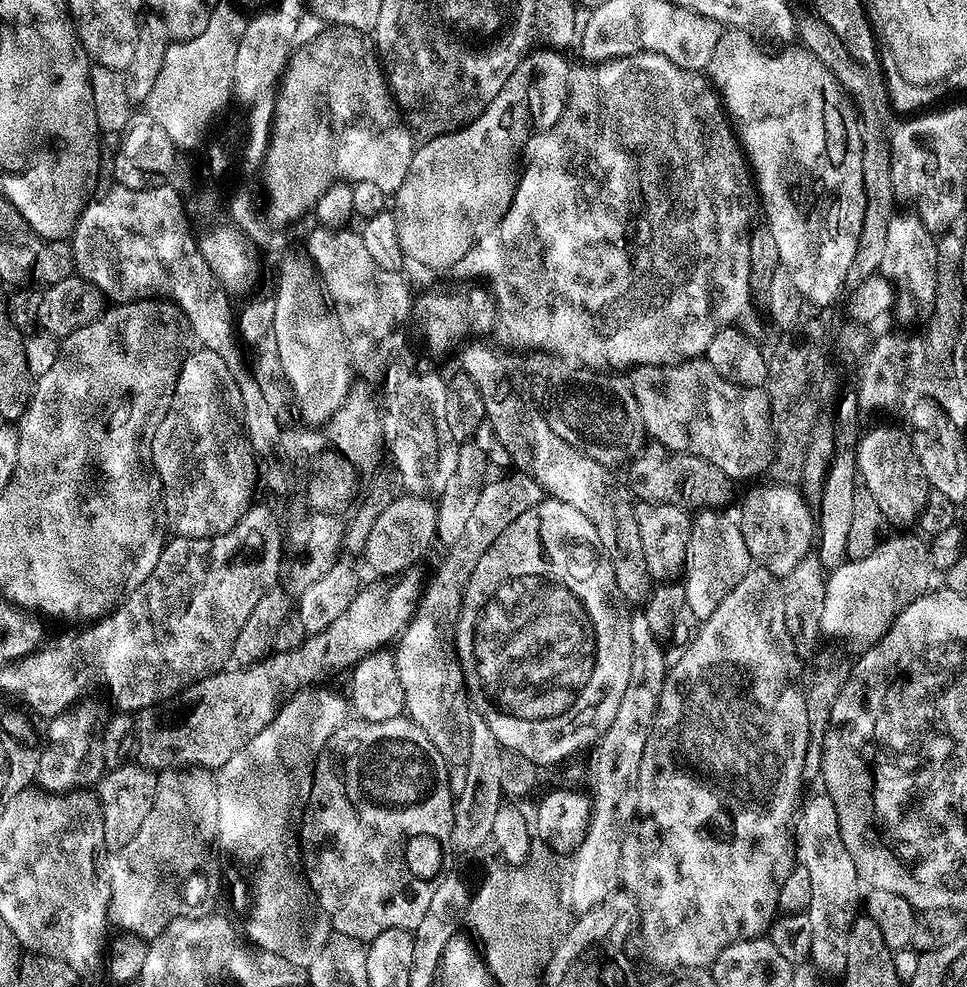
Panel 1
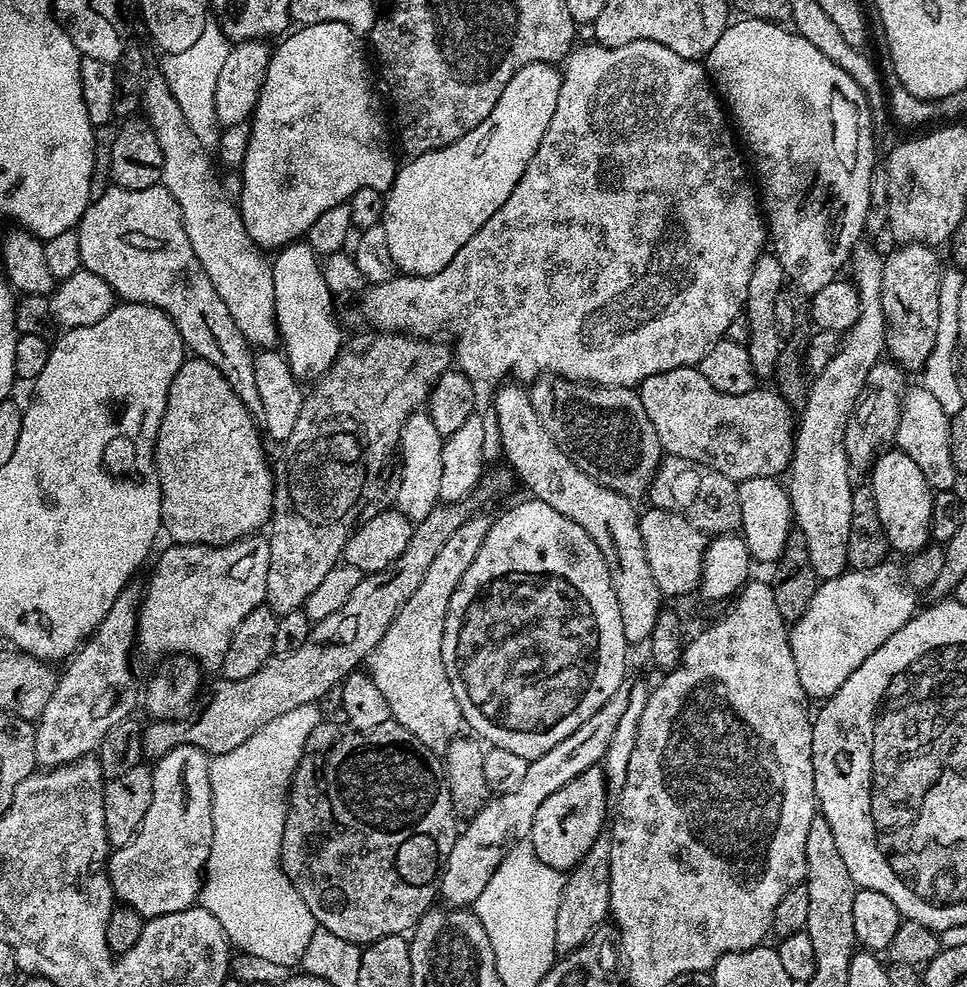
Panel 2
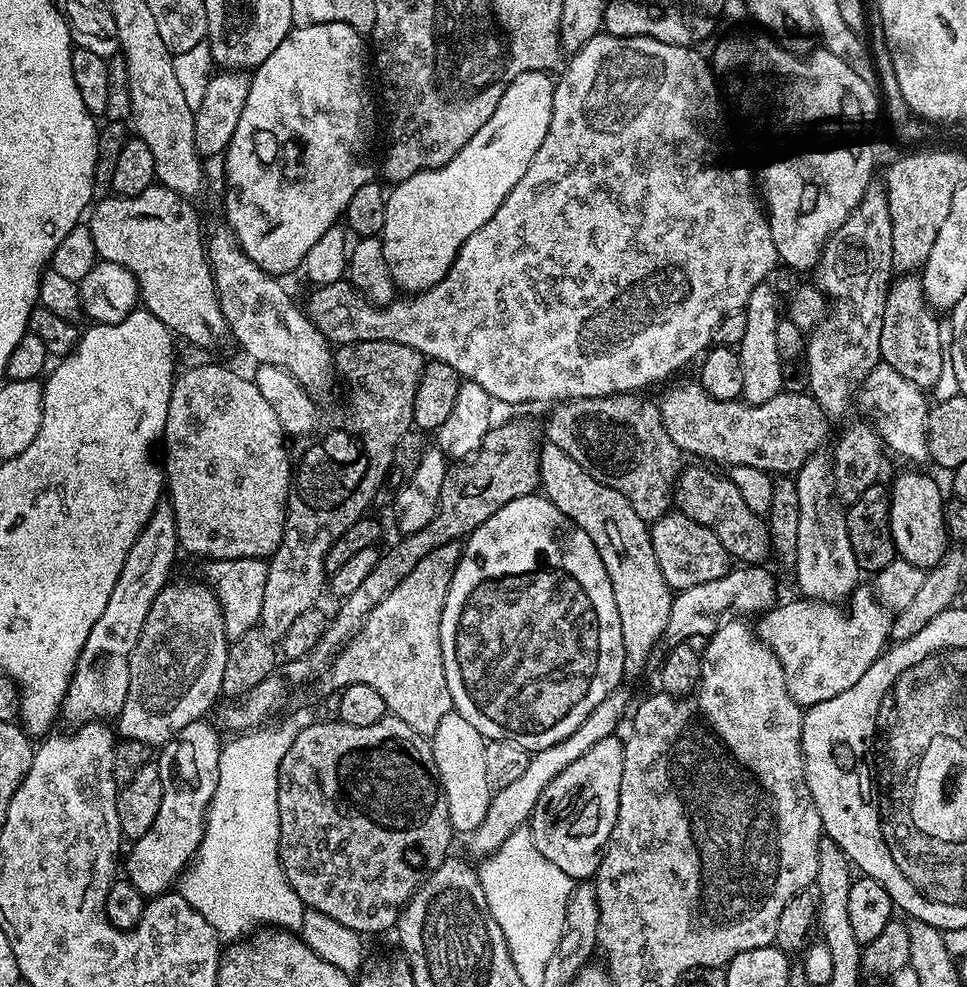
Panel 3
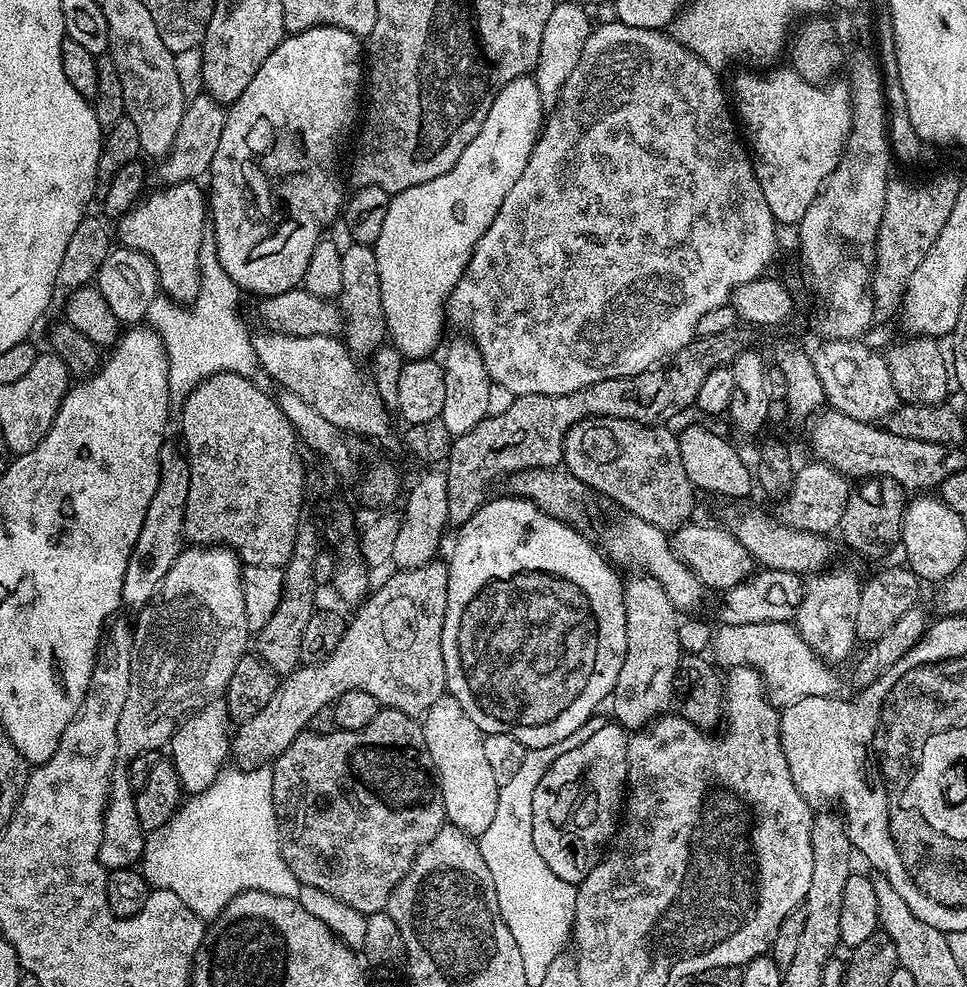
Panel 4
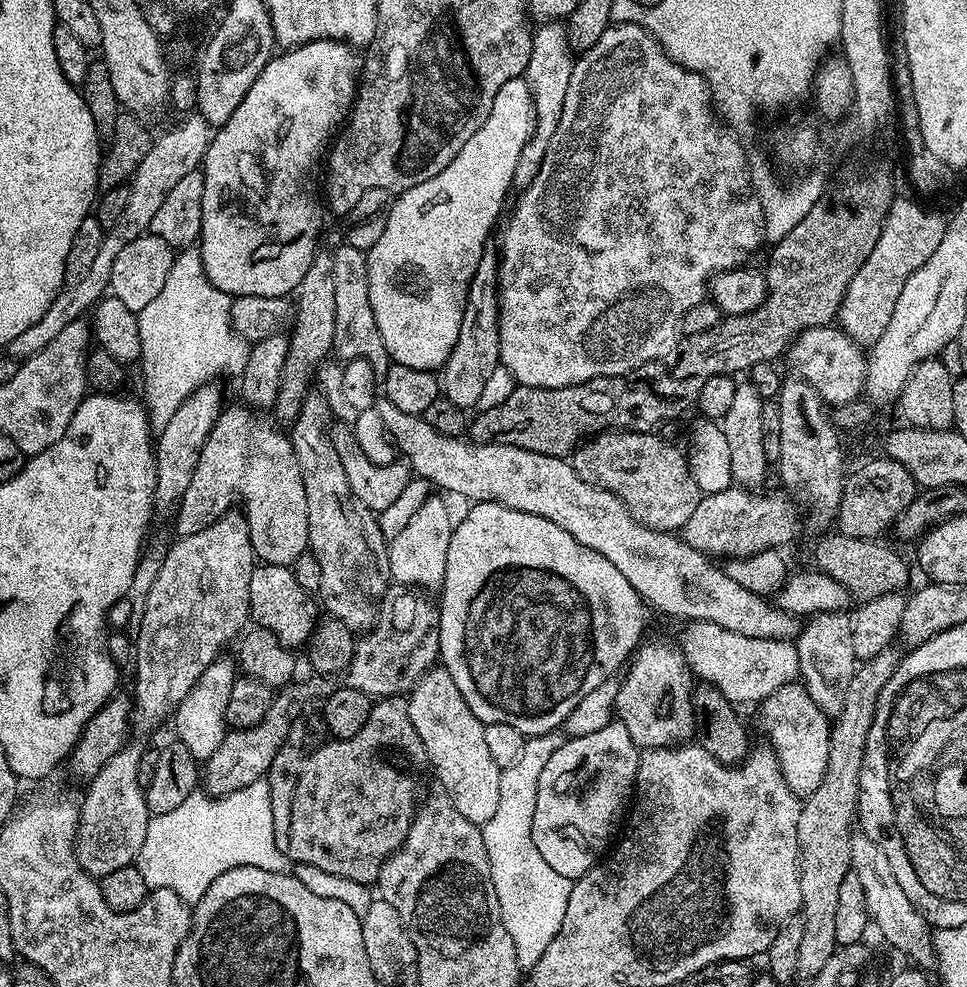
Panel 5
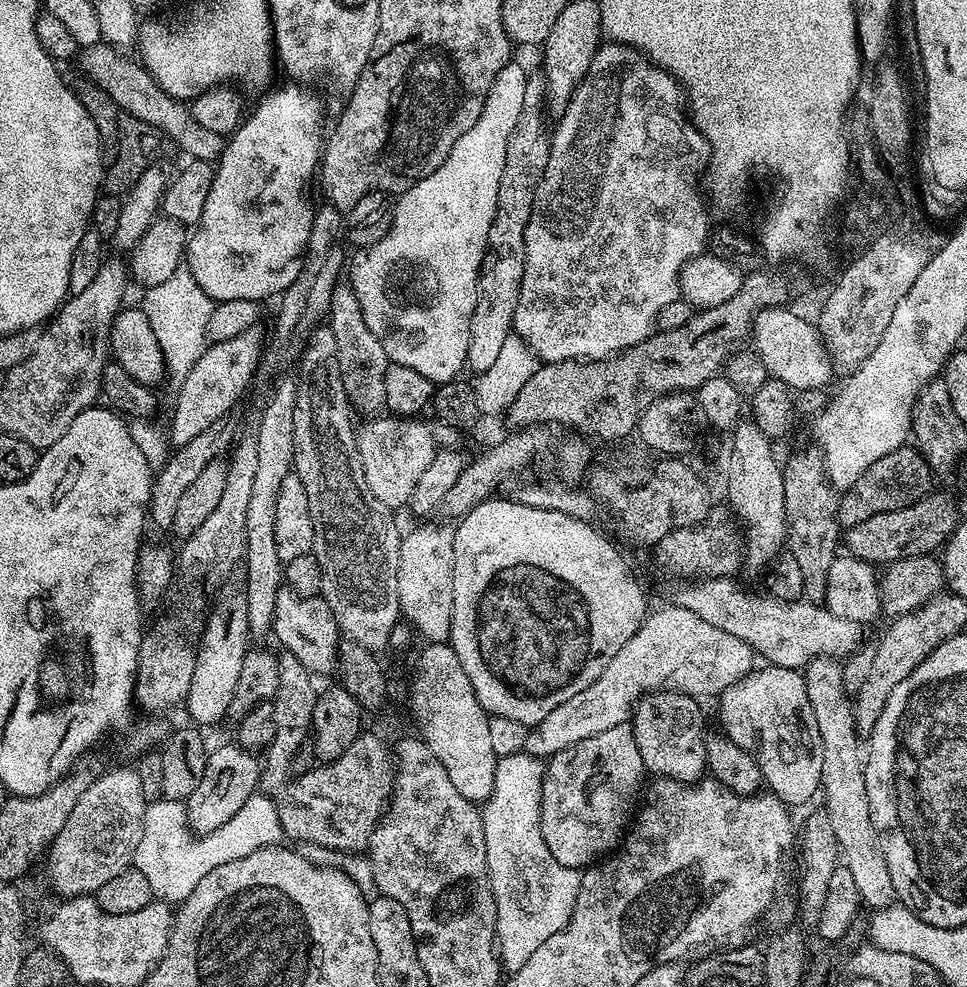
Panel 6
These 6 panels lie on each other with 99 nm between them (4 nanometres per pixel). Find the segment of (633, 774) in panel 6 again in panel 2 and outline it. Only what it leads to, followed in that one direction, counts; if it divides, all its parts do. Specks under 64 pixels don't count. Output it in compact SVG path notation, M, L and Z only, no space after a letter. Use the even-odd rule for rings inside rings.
M599 765L587 768L560 790L550 794L538 808L528 835L529 843L538 858L551 868L563 872L575 868L605 829L608 818L606 798L607 777Z

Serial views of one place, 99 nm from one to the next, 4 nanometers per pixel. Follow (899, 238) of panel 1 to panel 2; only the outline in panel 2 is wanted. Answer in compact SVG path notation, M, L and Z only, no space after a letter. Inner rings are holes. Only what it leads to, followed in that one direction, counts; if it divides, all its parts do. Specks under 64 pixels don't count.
M901 243L884 256L882 270L882 310L884 311L884 347L887 355L909 373L919 373L930 350L934 350L934 334L938 330L938 290L942 263L936 257L937 249L927 244Z

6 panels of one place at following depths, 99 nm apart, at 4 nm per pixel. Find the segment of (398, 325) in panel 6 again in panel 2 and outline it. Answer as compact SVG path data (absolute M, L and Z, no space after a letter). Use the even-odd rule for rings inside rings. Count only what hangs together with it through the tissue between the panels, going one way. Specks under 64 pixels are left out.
M531 64L522 70L518 70L514 74L514 78L510 78L510 82L506 82L506 90L502 90L502 98L498 98L494 110L490 110L488 117L478 126L474 126L474 130L470 130L470 134L458 138L453 144L445 148L439 148L421 156L413 156L407 161L409 164L401 163L399 165L392 187L386 193L382 223L386 230L386 242L390 246L393 265L401 273L410 276L433 276L438 274L438 270L442 270L447 266L450 258L454 258L454 254L458 254L458 250L462 246L466 246L466 242L470 242L470 238L474 238L474 234L478 234L478 230L482 230L482 226L503 206L506 198L510 198L510 194L514 190L514 186L518 186L530 158L534 158L534 154L538 150L538 142L542 142L542 134L546 134L546 126L550 126L550 118L554 118L554 106L558 106L560 77L561 73L550 64Z

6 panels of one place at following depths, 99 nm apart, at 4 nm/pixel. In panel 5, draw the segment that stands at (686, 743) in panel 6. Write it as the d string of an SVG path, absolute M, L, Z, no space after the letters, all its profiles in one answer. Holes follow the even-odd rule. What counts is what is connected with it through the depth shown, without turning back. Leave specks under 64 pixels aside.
M650 640L636 649L623 673L624 681L619 681L614 716L626 726L638 749L675 748L691 741L696 730L692 709L694 677L677 645L675 648L664 640Z

